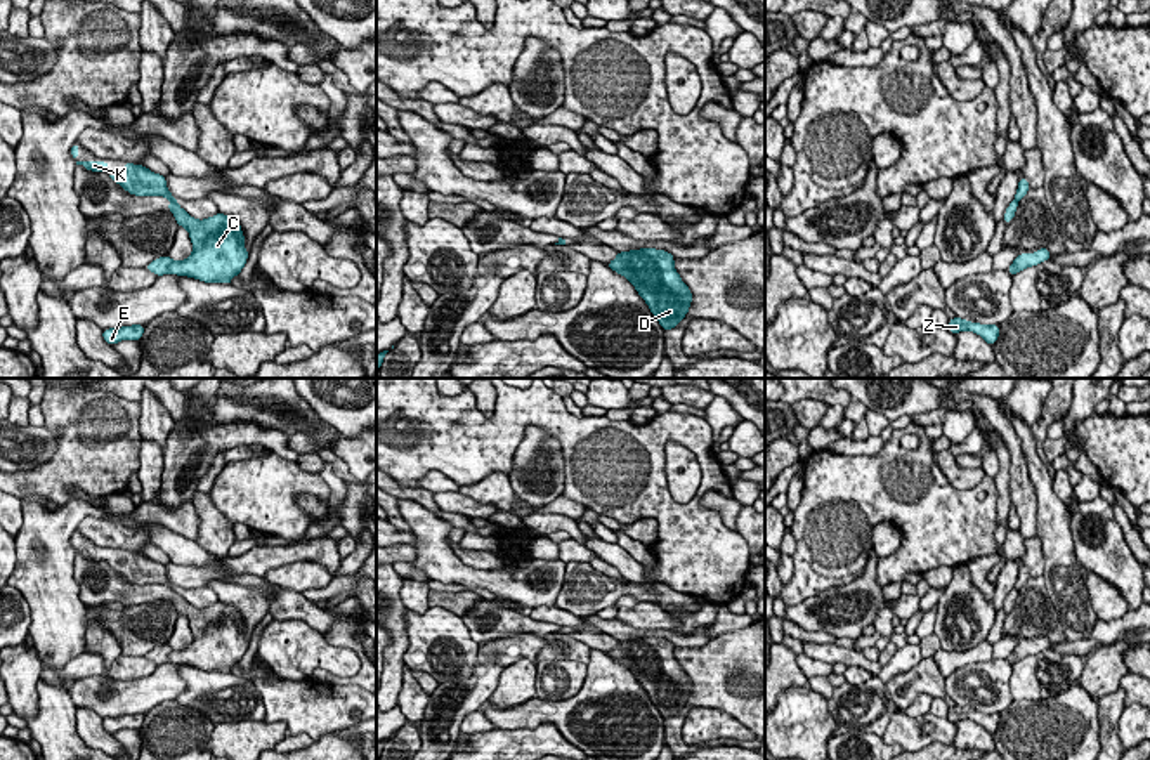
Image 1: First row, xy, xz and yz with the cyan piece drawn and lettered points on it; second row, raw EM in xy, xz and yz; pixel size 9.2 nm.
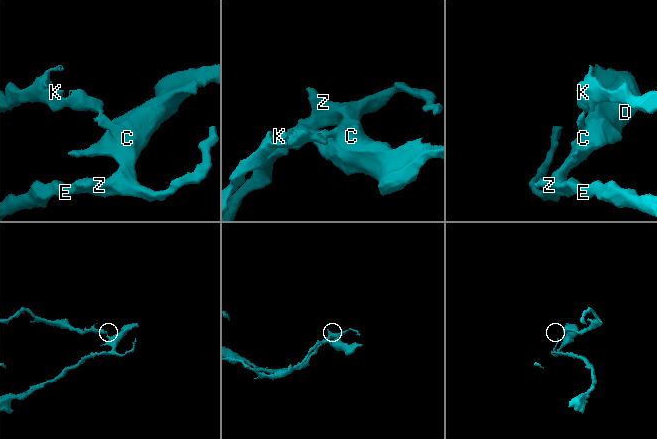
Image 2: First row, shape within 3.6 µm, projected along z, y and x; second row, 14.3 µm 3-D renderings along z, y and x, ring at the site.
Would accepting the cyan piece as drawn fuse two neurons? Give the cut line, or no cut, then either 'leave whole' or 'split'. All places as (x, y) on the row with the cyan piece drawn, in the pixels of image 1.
xy (170, 198), (176, 202) | split

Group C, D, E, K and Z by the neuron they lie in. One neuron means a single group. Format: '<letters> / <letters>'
C D E Z / K

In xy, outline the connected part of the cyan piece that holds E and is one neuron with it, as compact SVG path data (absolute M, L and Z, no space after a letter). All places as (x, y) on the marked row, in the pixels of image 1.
M132 324L132 326L121 326L121 328L108 328L102 330L102 338L114 345L121 340L135 340L139 342L144 335L144 324Z

